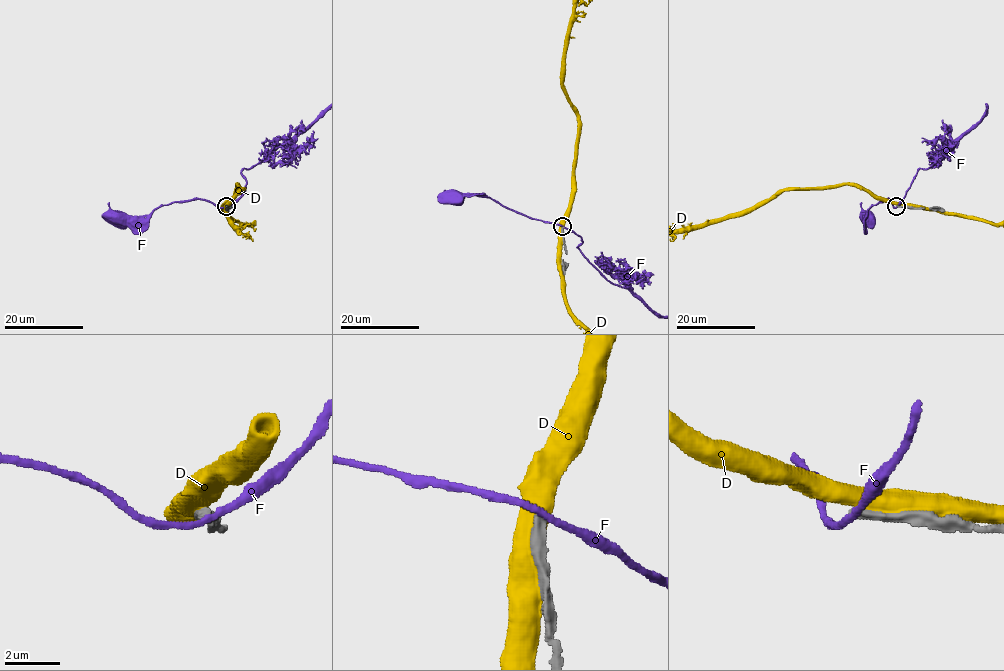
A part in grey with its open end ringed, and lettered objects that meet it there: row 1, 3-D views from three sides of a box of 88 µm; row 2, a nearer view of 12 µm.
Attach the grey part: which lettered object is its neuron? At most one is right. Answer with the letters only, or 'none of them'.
none of them

